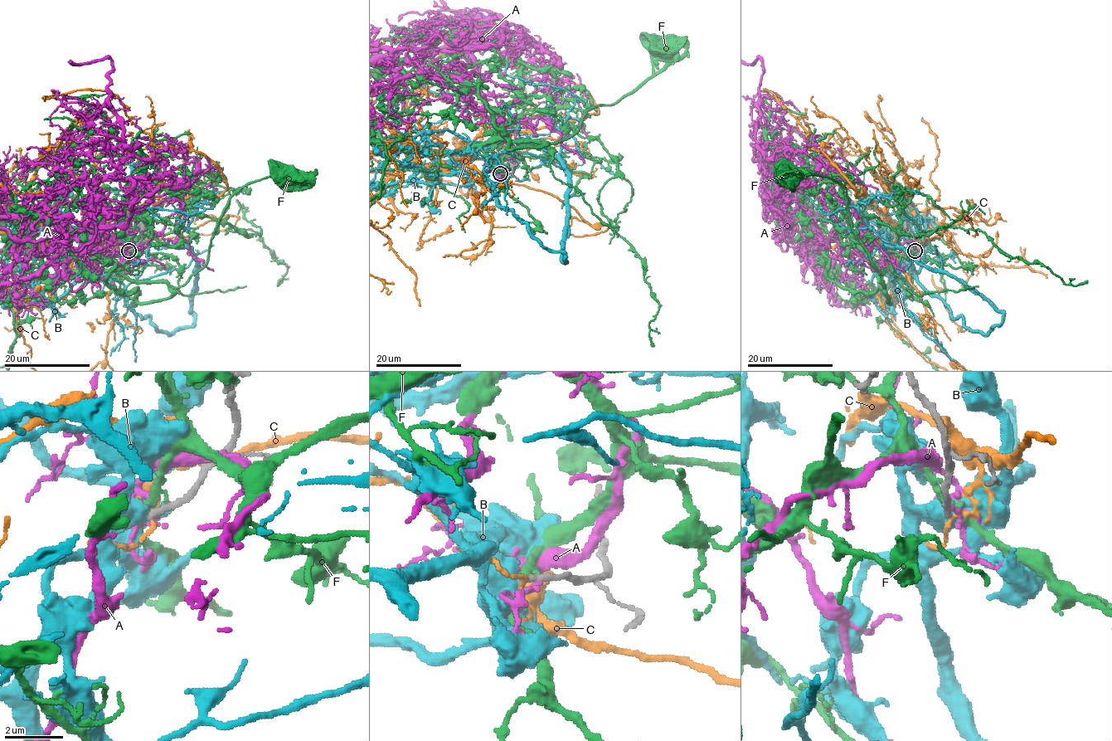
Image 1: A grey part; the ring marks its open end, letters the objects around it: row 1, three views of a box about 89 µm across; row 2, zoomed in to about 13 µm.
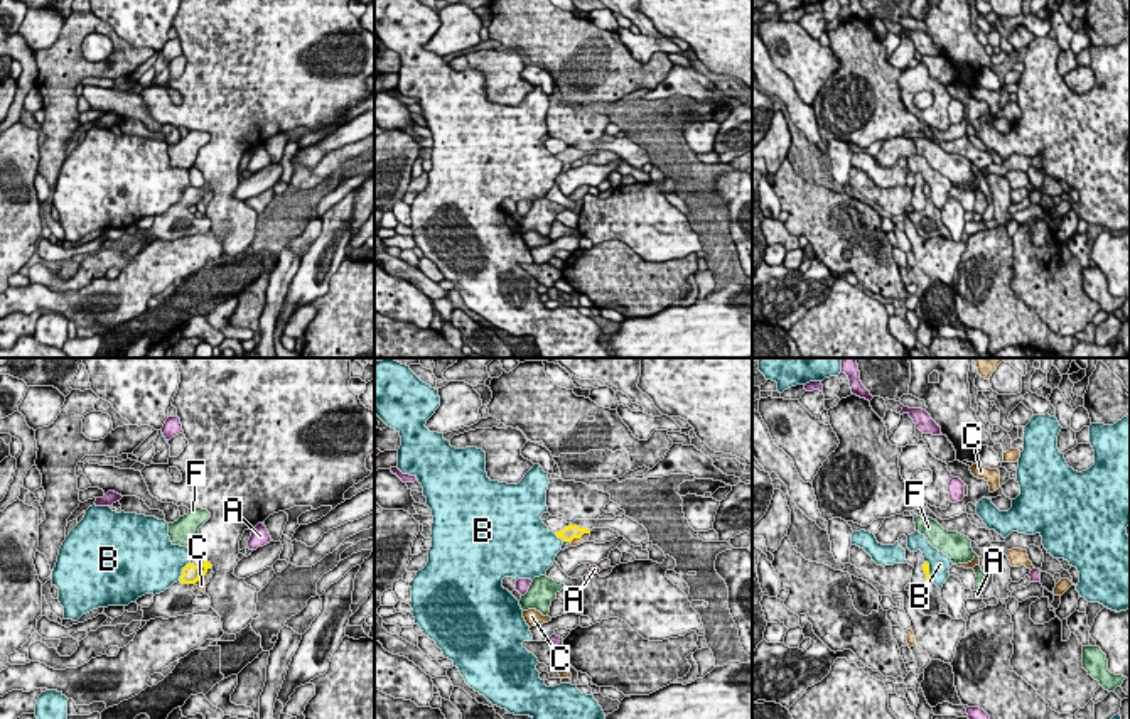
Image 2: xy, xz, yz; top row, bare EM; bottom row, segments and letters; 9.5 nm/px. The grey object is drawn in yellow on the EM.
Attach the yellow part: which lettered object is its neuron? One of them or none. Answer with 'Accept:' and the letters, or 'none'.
Accept: none

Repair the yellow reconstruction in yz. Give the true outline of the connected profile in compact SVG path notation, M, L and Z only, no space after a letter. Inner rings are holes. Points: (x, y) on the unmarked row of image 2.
M923 186L923 192L926 196L926 208L919 211L911 221L916 224L917 233L924 238L938 238L941 236L941 211L933 204L929 197L929 186Z

